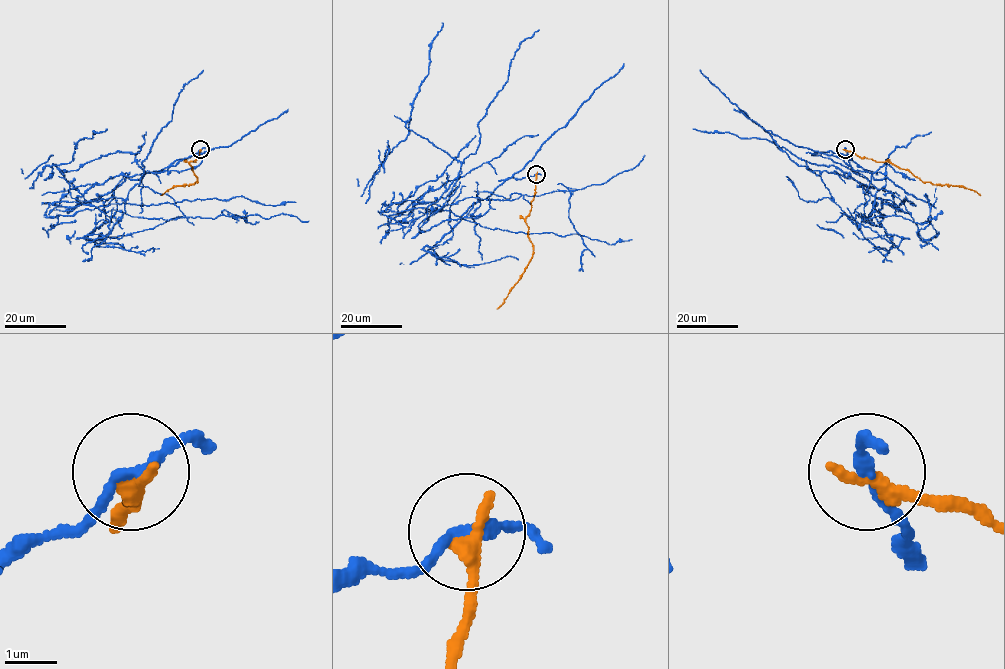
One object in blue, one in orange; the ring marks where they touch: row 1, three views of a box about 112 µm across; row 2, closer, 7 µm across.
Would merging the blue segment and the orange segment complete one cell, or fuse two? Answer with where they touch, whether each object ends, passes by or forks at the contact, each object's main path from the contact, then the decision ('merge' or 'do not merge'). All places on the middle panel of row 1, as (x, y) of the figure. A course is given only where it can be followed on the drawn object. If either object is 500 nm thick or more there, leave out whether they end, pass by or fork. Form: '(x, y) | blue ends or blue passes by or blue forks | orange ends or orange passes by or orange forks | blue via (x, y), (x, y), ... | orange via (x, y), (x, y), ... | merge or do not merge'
(536, 174) | blue passes by | orange ends | blue via (536, 174), (481, 200), (477, 192), (514, 199), (380, 209), (631, 239) | orange via (536, 174), (533, 200), (526, 220), (533, 254), (521, 278), (497, 309) | do not merge

